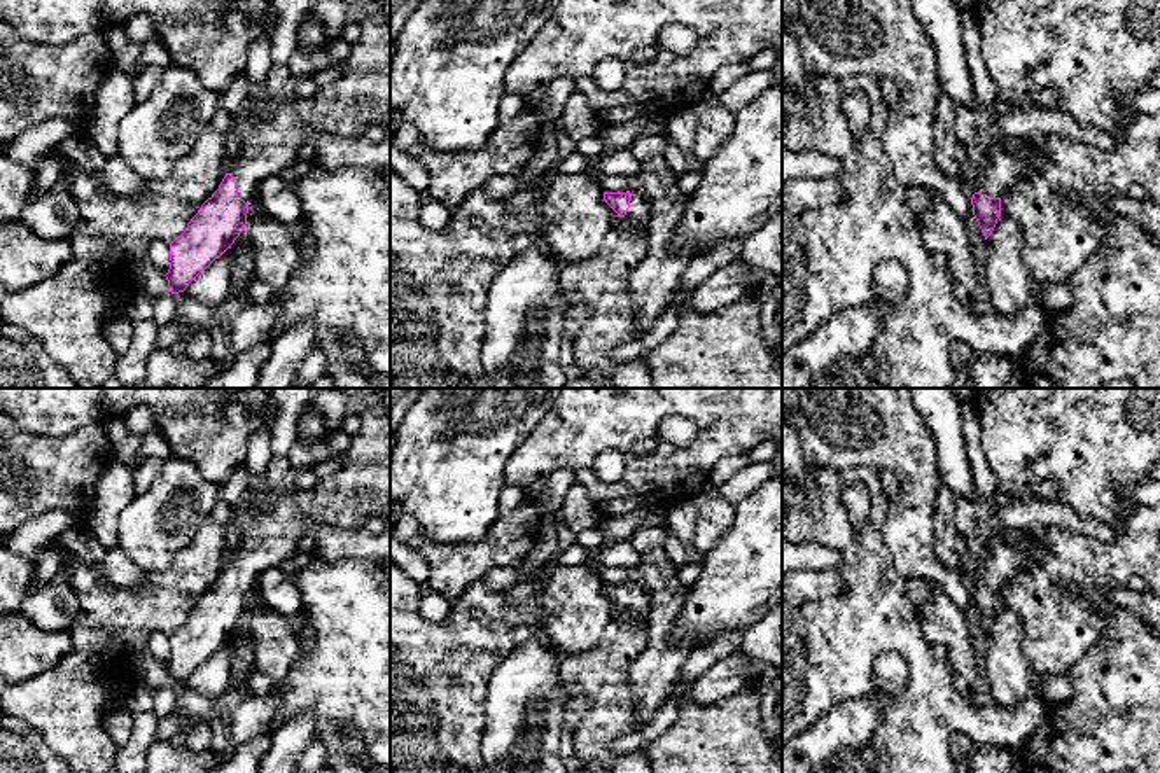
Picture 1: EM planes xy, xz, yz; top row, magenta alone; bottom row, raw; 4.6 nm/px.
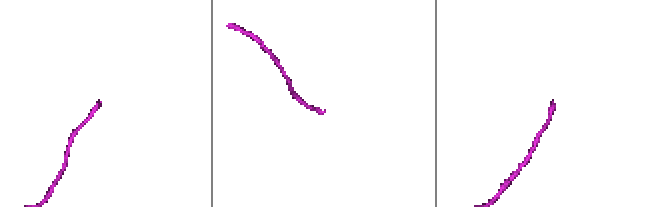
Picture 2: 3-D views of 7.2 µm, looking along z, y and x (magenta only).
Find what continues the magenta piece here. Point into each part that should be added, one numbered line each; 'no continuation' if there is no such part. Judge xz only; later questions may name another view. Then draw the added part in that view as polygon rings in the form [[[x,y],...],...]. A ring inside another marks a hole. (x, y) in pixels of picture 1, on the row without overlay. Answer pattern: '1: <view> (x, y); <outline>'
1: xz (639, 600); [[[637,581],[630,582],[630,600],[625,609],[635,614],[640,619],[640,623],[646,626],[649,612],[649,595],[640,582]]]

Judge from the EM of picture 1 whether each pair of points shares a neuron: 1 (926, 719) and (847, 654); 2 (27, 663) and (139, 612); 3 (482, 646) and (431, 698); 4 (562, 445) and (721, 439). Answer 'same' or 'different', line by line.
1: same
2: different
3: same
4: same

